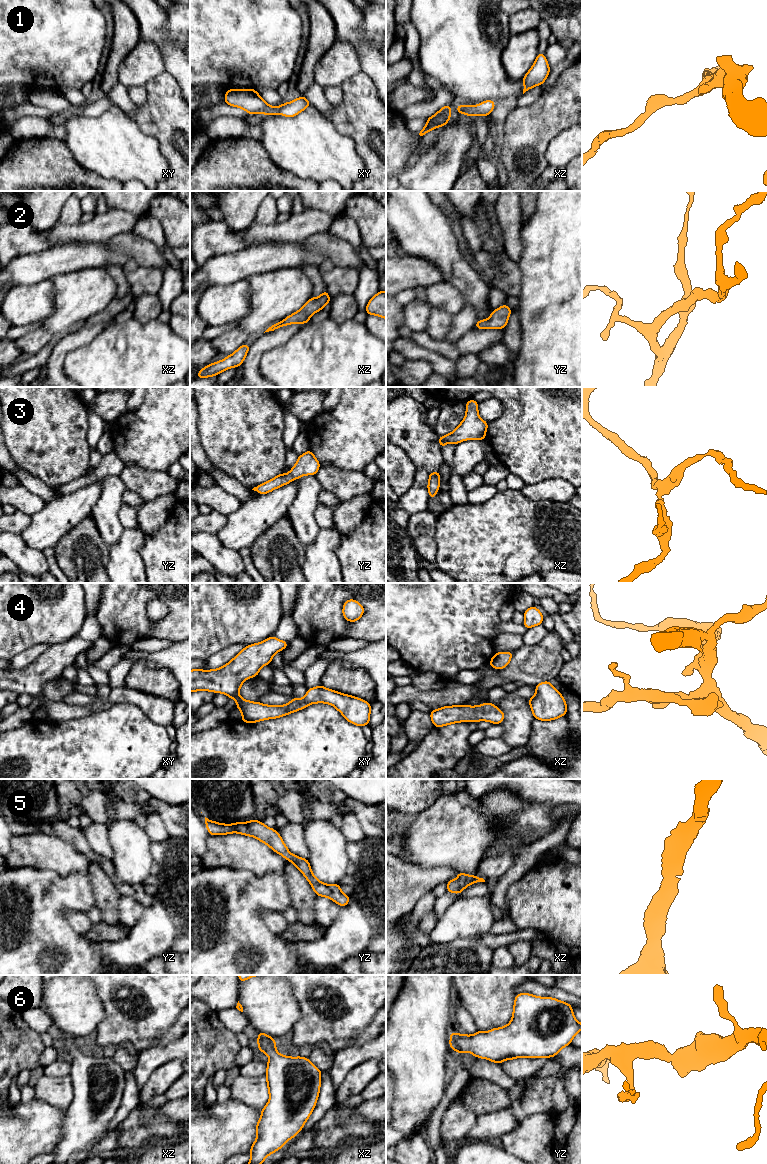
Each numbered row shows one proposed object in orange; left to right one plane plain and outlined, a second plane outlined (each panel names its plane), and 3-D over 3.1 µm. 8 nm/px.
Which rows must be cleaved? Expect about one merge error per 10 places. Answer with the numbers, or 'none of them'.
none of them

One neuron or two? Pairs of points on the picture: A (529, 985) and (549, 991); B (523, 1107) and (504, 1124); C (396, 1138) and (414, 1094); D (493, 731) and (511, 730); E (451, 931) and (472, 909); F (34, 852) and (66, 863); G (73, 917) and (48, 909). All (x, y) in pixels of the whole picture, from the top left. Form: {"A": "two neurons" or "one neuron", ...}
{"A": "one neuron", "B": "two neurons", "C": "two neurons", "D": "two neurons", "E": "one neuron", "F": "one neuron", "G": "two neurons"}

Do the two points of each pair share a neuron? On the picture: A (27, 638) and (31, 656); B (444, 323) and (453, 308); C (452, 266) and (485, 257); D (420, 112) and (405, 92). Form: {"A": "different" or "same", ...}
{"A": "different", "B": "different", "C": "different", "D": "different"}

